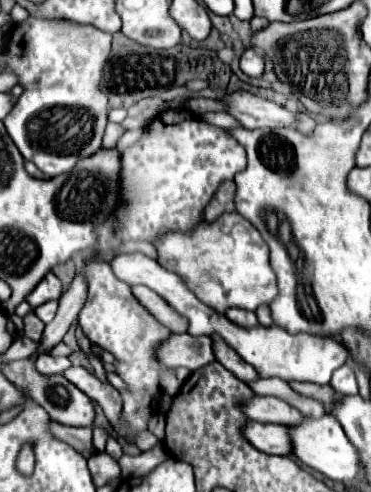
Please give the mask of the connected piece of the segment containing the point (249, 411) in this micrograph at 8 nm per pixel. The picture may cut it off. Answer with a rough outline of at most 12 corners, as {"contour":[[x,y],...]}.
{"contour":[[278,397],[242,403],[250,421],[296,425],[304,415]]}

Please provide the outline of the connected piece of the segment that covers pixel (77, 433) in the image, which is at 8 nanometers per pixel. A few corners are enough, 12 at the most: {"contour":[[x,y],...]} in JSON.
{"contour":[[52,423],[56,439],[72,445],[86,459],[96,453],[92,427]]}

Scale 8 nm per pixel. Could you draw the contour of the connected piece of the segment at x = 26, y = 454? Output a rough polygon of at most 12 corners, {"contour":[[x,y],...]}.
{"contour":[[30,445],[20,451],[18,471],[30,475],[34,471],[34,453]]}

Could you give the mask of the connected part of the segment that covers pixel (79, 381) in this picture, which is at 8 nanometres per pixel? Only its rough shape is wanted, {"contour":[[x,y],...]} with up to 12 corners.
{"contour":[[70,367],[64,377],[100,403],[110,425],[118,425],[122,397],[84,367]]}

